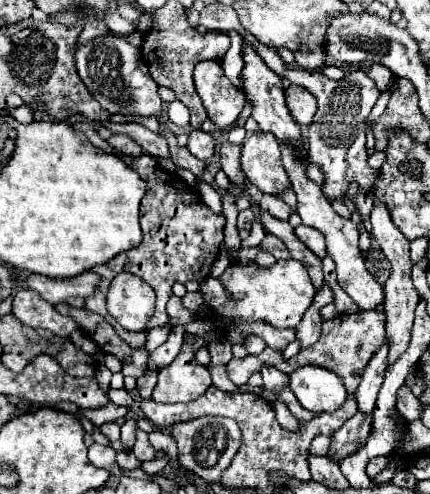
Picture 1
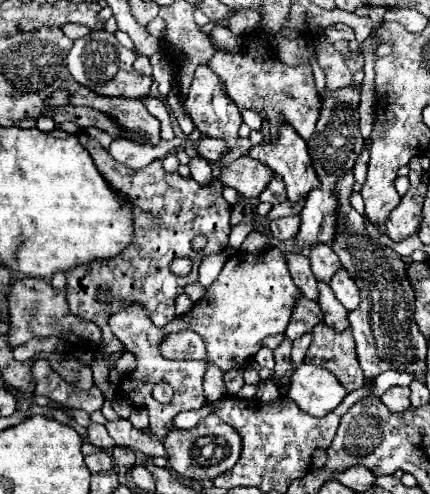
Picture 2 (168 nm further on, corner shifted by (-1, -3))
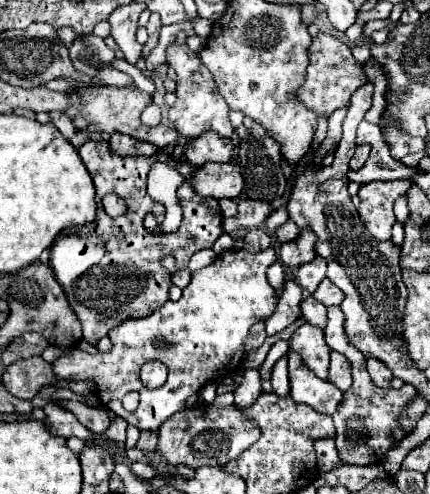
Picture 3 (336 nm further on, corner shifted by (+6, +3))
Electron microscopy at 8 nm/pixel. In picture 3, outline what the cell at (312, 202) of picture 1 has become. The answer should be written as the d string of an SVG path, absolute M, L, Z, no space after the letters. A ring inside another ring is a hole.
M325 278L325 280L319 284L319 288L313 292L313 296L315 296L319 302L323 302L325 306L339 306L339 302L345 298L343 290L337 288L329 278Z

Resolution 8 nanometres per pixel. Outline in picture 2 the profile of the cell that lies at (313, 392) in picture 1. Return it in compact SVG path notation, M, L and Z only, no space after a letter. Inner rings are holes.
M300 364L290 380L288 396L310 416L326 416L346 396L346 388L324 368Z

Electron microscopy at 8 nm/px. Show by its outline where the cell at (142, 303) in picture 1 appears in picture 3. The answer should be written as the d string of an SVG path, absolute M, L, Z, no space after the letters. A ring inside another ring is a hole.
M273 246L261 252L225 250L213 264L193 272L191 284L183 290L179 302L169 300L151 316L137 320L129 318L109 330L109 338L113 342L113 350L109 354L93 356L83 350L73 350L55 360L53 370L59 378L93 380L97 384L97 394L107 408L113 406L115 414L123 416L139 430L157 432L167 418L187 408L187 398L197 394L203 384L237 372L245 356L245 340L251 326L269 318L277 308L275 290L267 282L267 268L275 262L277 252ZM153 340L169 340L173 346L169 350L157 350ZM151 360L163 362L169 370L167 382L157 390L147 390L139 382L141 366ZM131 390L141 394L139 408L135 412L127 412L121 406L121 398Z

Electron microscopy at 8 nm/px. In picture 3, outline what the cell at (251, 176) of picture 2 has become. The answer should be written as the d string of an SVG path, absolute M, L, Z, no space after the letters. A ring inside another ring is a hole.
M209 162L195 170L193 188L213 198L237 198L245 188L245 178L235 162Z

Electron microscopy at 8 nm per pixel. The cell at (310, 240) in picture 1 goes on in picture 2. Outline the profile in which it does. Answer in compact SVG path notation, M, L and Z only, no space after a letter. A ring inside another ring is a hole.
M318 244L318 246L312 246L310 250L310 266L312 266L316 280L328 284L336 268L340 268L340 262L328 244Z

